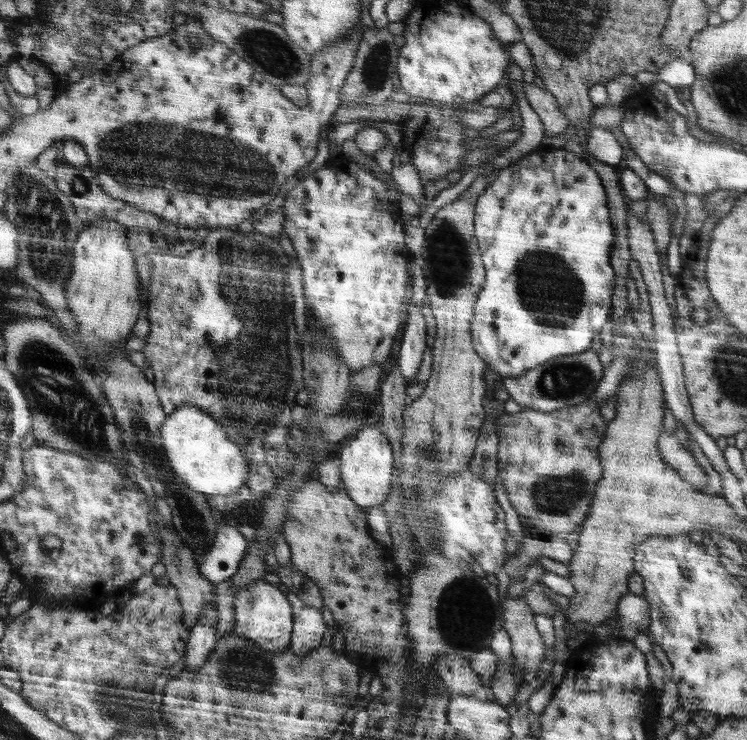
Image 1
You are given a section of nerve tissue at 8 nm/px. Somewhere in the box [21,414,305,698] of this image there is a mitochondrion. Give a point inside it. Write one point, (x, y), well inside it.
(241, 667)

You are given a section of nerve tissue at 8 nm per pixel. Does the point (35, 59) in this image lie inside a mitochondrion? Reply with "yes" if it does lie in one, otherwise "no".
no

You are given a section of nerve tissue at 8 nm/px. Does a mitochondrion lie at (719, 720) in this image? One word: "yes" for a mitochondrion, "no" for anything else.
no

